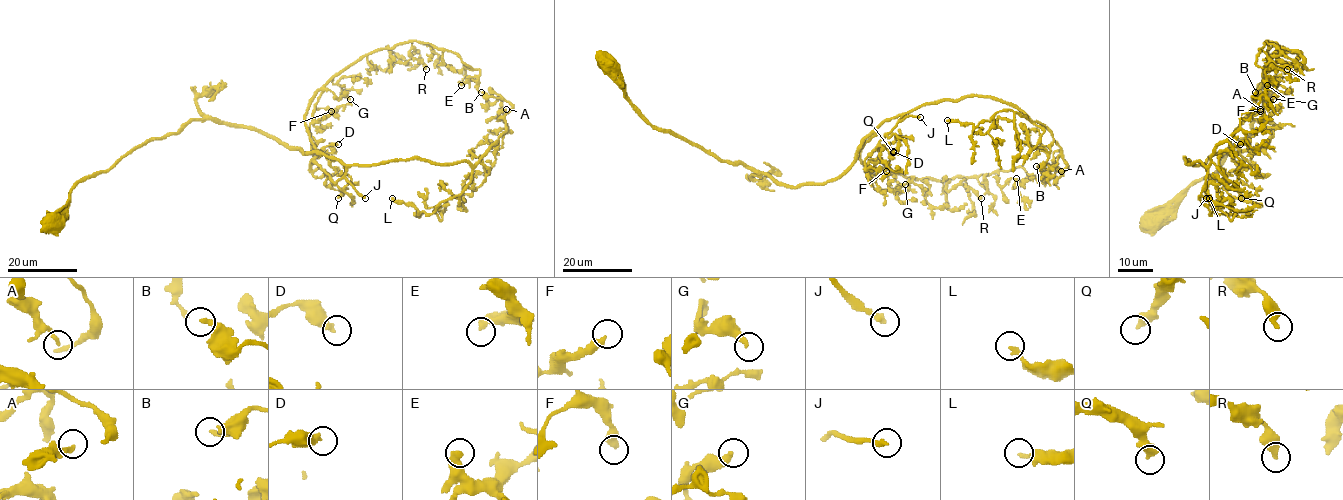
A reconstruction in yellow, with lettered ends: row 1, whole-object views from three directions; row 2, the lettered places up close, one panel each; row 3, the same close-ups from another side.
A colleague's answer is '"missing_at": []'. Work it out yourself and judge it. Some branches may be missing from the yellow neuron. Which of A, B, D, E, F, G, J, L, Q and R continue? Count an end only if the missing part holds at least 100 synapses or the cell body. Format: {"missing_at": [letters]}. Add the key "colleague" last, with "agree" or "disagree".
{"missing_at": ["J"], "colleague": "disagree"}

